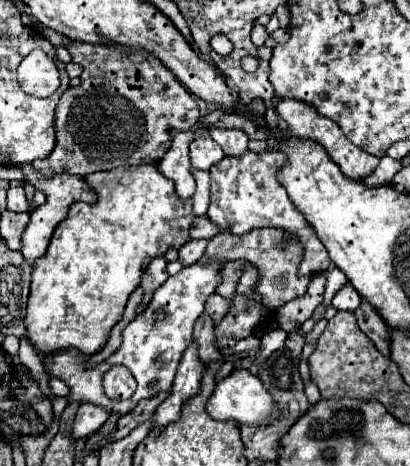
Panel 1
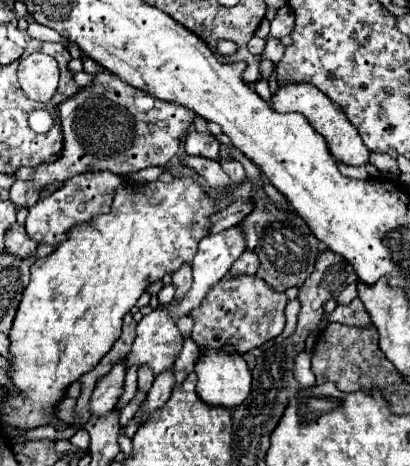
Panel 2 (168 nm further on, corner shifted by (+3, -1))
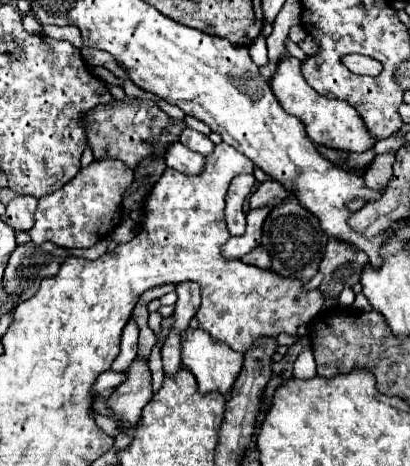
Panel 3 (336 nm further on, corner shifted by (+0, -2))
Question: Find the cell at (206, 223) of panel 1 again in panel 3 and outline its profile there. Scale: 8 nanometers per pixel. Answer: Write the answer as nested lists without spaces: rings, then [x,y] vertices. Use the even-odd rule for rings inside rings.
[[[269,179],[269,181],[265,181],[265,183],[251,195],[249,207],[251,207],[251,209],[265,207],[265,205],[275,207],[275,205],[279,205],[287,195],[289,195],[289,189],[287,189],[287,187],[283,187],[283,185],[281,185],[279,181],[275,181],[275,179]]]

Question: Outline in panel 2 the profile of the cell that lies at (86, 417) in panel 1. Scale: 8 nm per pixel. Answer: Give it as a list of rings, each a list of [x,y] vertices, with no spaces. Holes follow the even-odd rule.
[[[118,362],[108,376],[104,376],[90,398],[90,414],[92,416],[106,416],[114,410],[124,386],[124,362]]]

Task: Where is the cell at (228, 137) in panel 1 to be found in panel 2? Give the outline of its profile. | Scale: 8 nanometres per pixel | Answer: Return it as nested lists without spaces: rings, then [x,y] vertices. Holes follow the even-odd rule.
[[[226,158],[226,160],[220,160],[220,164],[222,164],[224,172],[232,178],[232,184],[242,182],[242,180],[246,178],[246,172],[244,172],[244,168],[242,168],[240,162],[236,162],[236,160],[232,160],[232,158]]]

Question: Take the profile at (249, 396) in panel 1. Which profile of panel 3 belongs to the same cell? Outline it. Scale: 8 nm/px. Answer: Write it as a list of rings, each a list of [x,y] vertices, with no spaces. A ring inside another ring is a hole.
[[[189,327],[187,331],[183,331],[183,365],[195,375],[201,393],[219,391],[219,393],[227,395],[243,367],[243,353],[231,351],[231,347],[227,347],[225,343],[217,343],[203,329]]]

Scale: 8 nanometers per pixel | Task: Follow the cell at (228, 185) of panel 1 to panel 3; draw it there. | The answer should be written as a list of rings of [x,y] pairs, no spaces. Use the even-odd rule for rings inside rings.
[[[175,141],[175,143],[171,143],[167,147],[167,151],[165,151],[165,163],[167,163],[167,167],[177,169],[177,171],[187,173],[187,175],[197,175],[205,167],[203,155],[199,155],[195,151],[189,151],[179,141]]]

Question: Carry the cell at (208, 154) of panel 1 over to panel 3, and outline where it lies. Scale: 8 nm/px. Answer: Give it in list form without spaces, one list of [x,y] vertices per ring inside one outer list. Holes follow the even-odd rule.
[[[189,127],[183,129],[183,133],[179,135],[179,141],[181,141],[185,147],[189,147],[191,151],[197,151],[197,153],[201,153],[201,155],[209,155],[209,153],[213,151],[213,147],[215,147],[207,135],[203,135],[203,133],[199,133],[199,131],[193,131],[193,129],[189,129]]]

